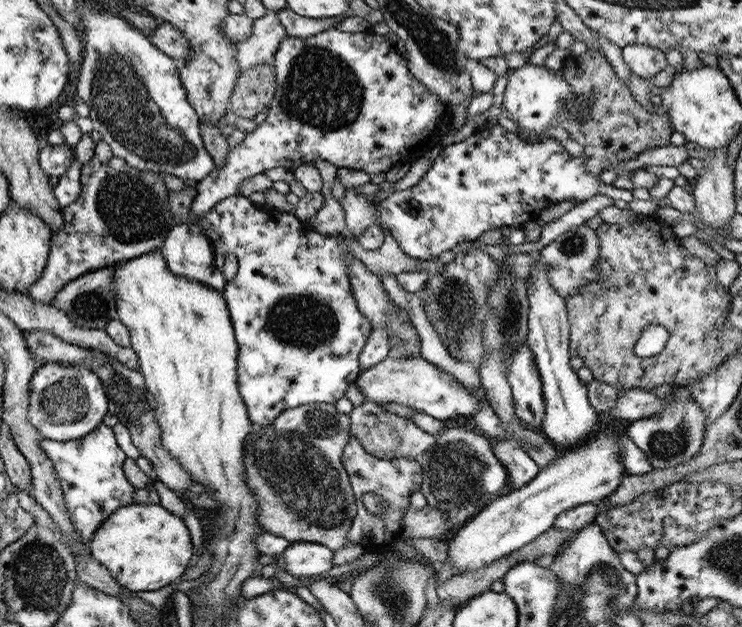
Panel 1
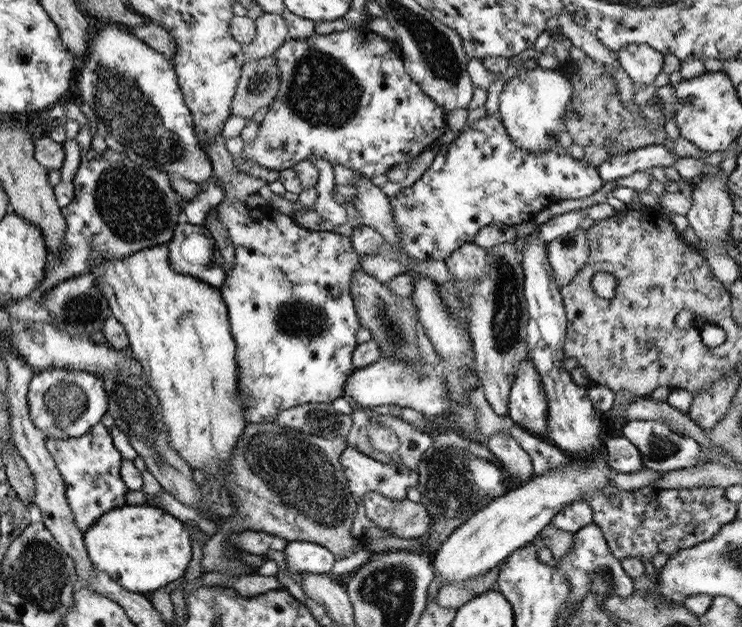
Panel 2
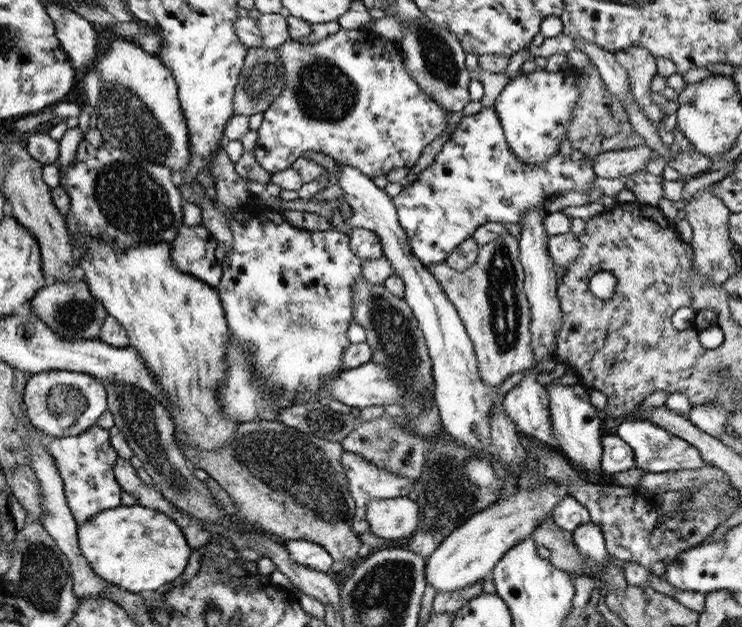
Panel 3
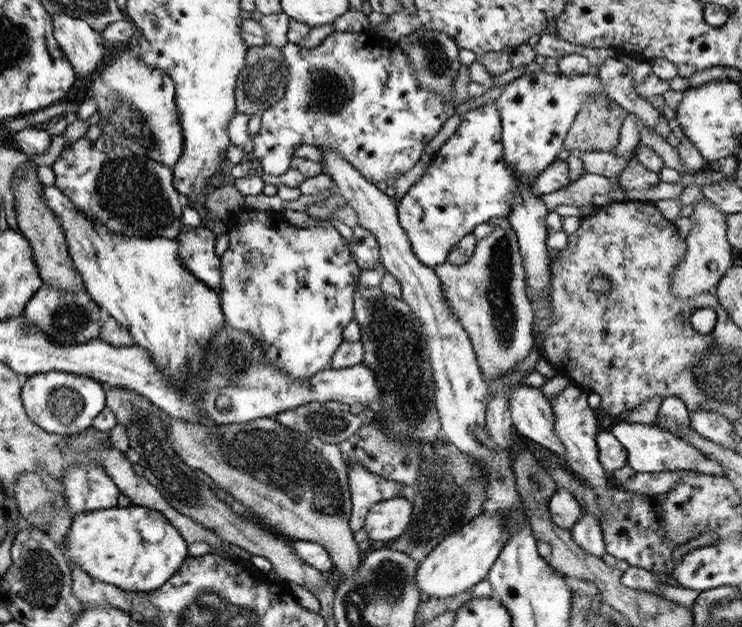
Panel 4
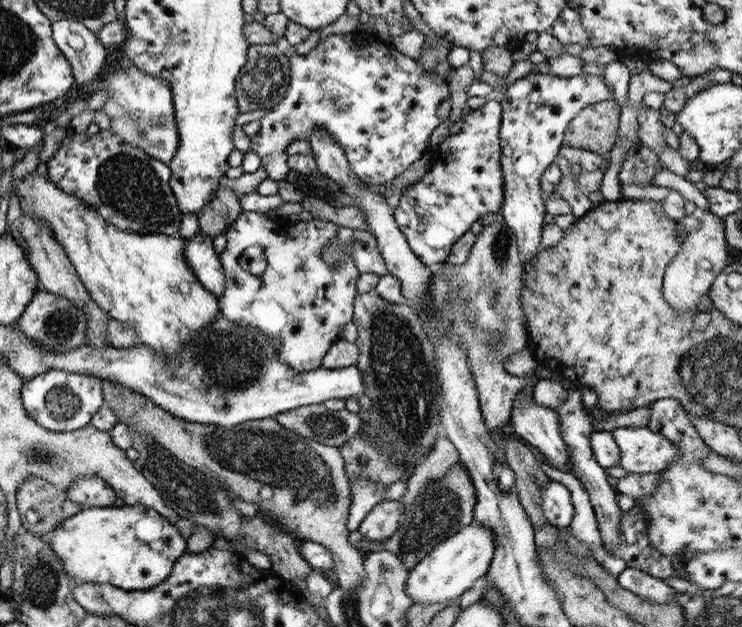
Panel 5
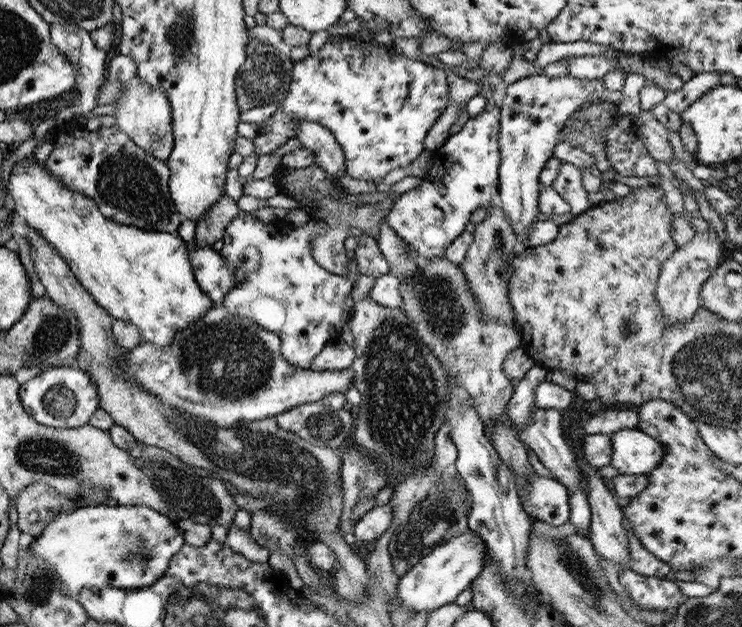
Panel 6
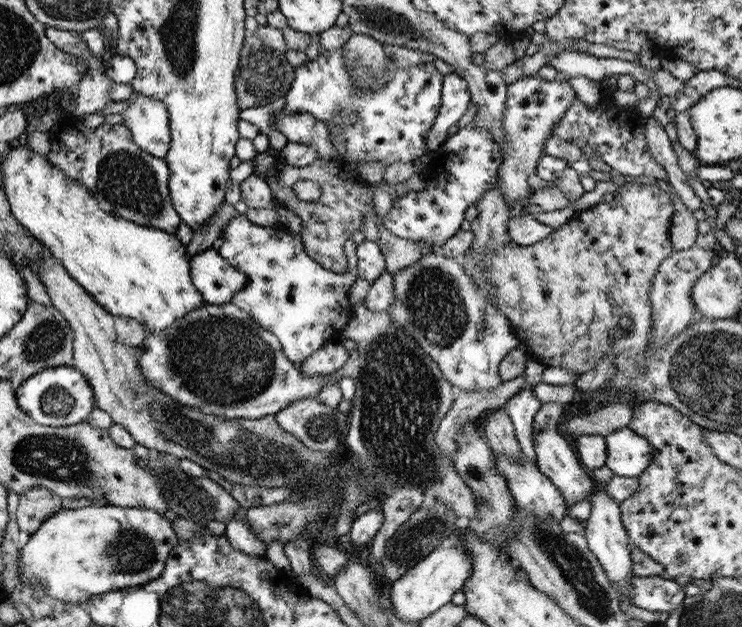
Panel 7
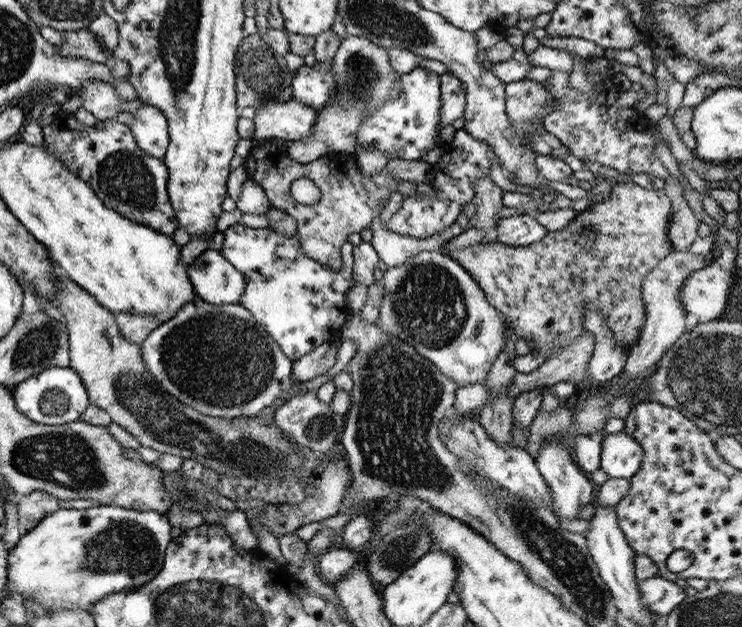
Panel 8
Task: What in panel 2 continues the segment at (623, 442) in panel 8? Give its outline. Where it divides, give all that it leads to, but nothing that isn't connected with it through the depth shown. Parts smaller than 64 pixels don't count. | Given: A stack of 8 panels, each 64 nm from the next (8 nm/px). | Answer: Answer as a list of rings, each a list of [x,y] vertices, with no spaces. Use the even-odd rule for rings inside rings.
[[[631,420],[623,424],[621,436],[625,437],[637,452],[641,453],[643,467],[654,471],[674,471],[685,467],[697,466],[700,446],[693,437],[677,434],[667,423],[656,420]]]

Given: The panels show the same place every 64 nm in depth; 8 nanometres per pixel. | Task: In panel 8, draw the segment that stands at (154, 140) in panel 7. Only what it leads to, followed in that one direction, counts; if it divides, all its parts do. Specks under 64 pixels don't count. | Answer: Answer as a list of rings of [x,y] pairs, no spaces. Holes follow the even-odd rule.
[[[143,102],[131,114],[133,121],[130,131],[135,144],[145,154],[162,159],[168,144],[168,127],[165,116],[157,108]]]

